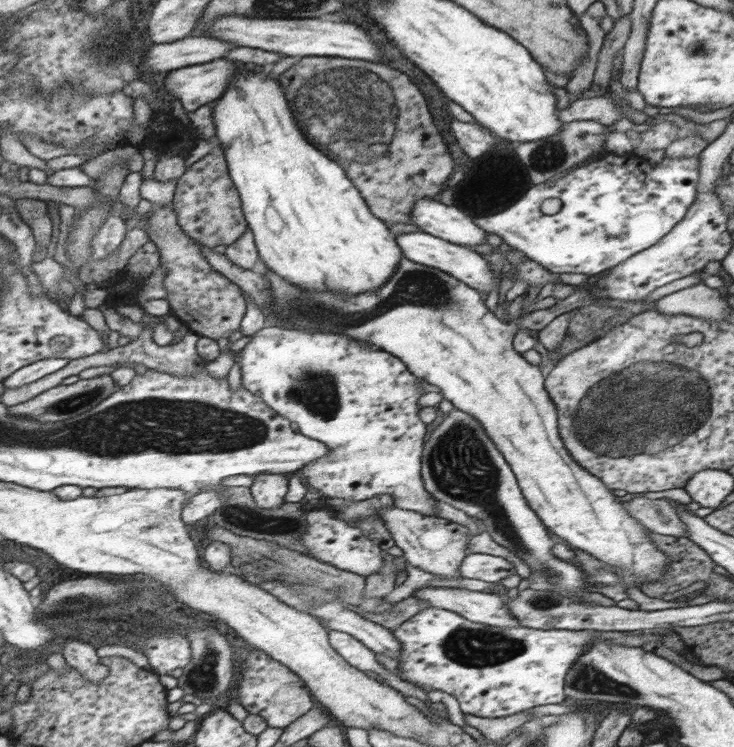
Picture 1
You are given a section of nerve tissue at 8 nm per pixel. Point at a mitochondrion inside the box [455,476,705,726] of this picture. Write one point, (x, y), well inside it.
(588, 678)

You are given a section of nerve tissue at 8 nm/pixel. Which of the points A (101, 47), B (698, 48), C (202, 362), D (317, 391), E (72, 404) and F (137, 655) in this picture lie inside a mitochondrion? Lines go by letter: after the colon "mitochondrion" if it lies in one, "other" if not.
A: mitochondrion
B: mitochondrion
C: other
D: mitochondrion
E: mitochondrion
F: other

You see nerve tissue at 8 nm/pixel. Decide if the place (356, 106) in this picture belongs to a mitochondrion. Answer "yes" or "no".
yes

